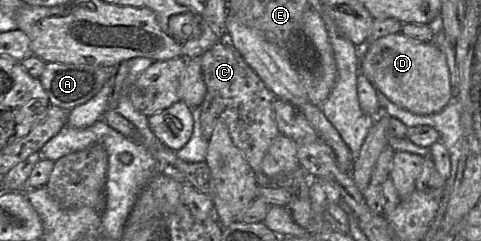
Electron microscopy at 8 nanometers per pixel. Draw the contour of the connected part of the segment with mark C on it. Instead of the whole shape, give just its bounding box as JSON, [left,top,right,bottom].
[201,40,280,173]

